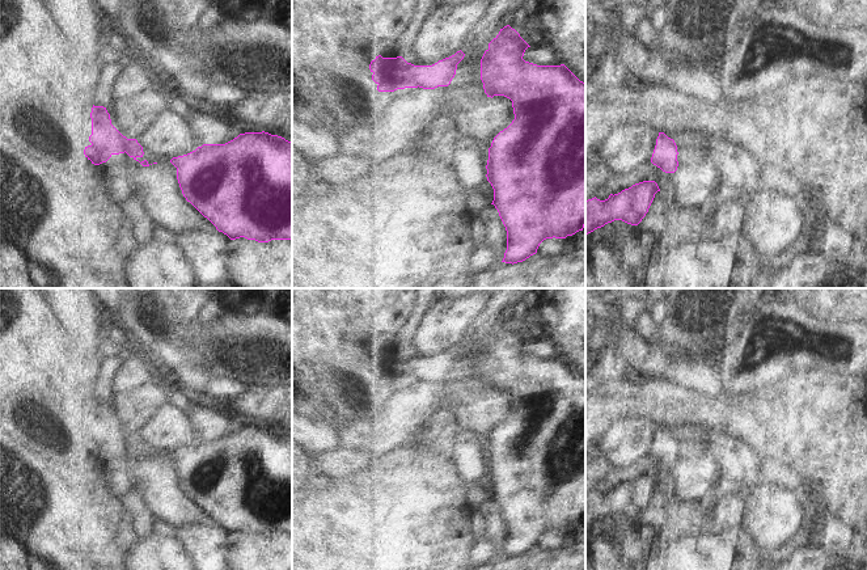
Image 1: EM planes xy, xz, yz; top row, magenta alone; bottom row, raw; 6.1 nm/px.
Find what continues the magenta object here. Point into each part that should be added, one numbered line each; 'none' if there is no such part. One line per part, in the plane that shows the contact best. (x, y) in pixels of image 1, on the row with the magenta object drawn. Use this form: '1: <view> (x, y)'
none.

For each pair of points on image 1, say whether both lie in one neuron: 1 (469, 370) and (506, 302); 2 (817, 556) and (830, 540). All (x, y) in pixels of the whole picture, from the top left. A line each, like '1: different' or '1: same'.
1: same
2: different

